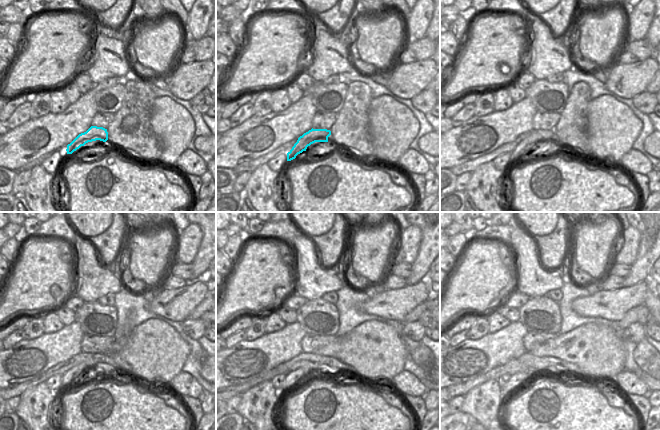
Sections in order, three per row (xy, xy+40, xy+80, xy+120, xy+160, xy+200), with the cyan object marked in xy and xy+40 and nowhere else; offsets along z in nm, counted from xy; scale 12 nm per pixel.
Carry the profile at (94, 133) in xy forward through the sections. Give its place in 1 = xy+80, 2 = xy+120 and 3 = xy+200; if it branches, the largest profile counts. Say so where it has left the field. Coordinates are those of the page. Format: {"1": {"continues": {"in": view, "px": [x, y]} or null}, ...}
{"1": {"continues": {"in": "xy+80", "px": [524, 148]}}, "2": {"continues": {"in": "xy+120", "px": [69, 378]}}, "3": {"continues": {"in": "xy+200", "px": [516, 380]}}}

